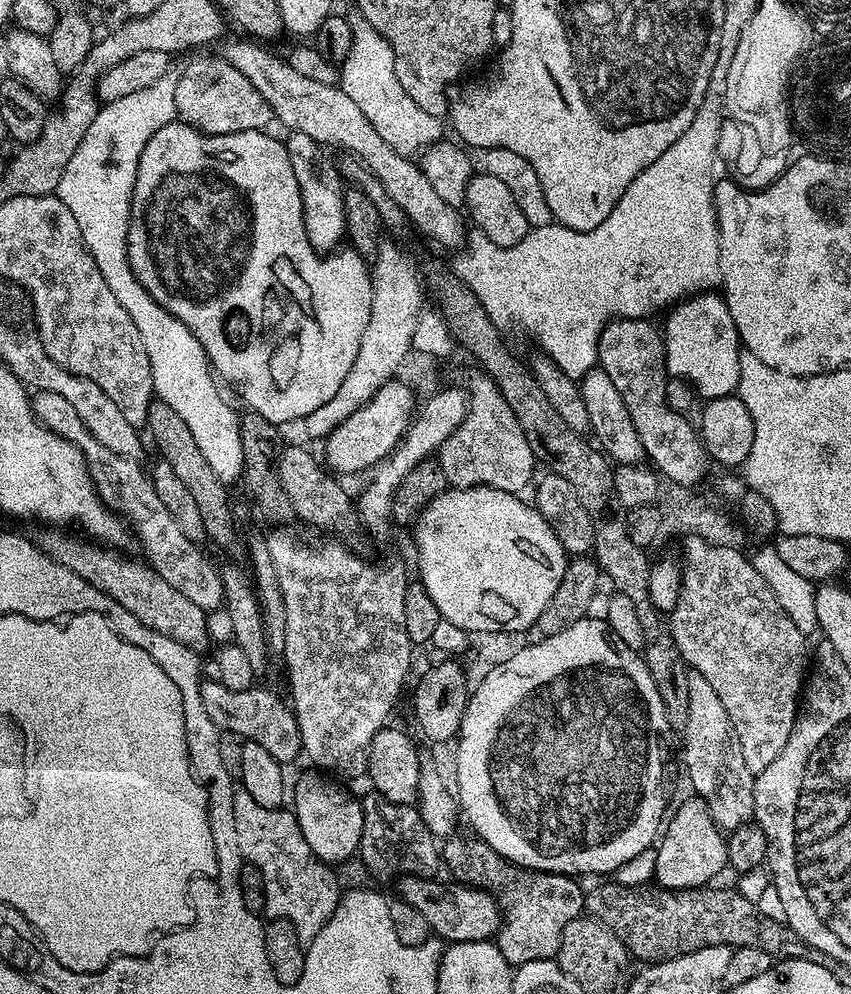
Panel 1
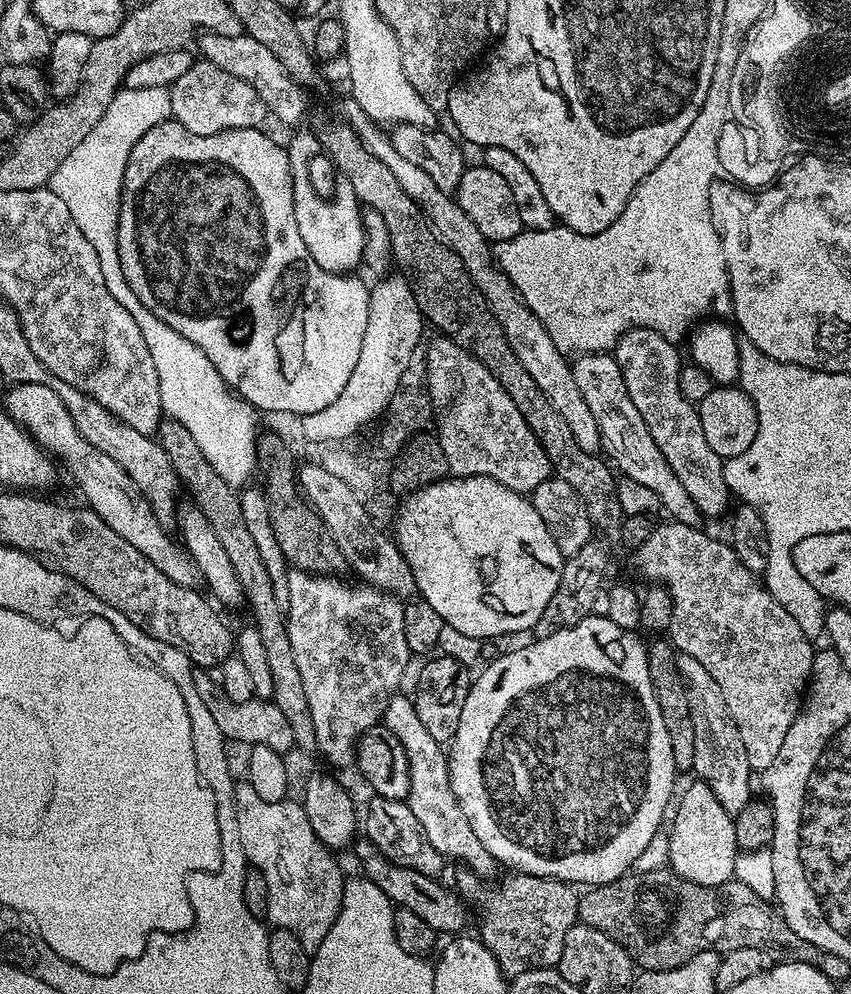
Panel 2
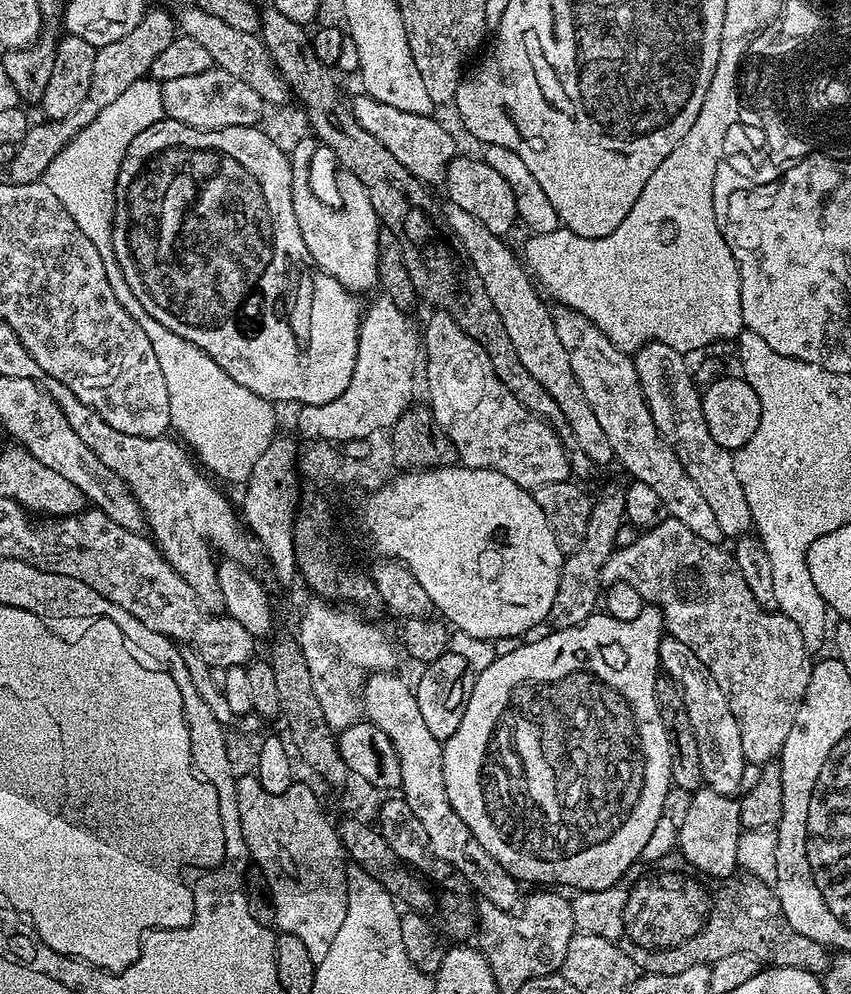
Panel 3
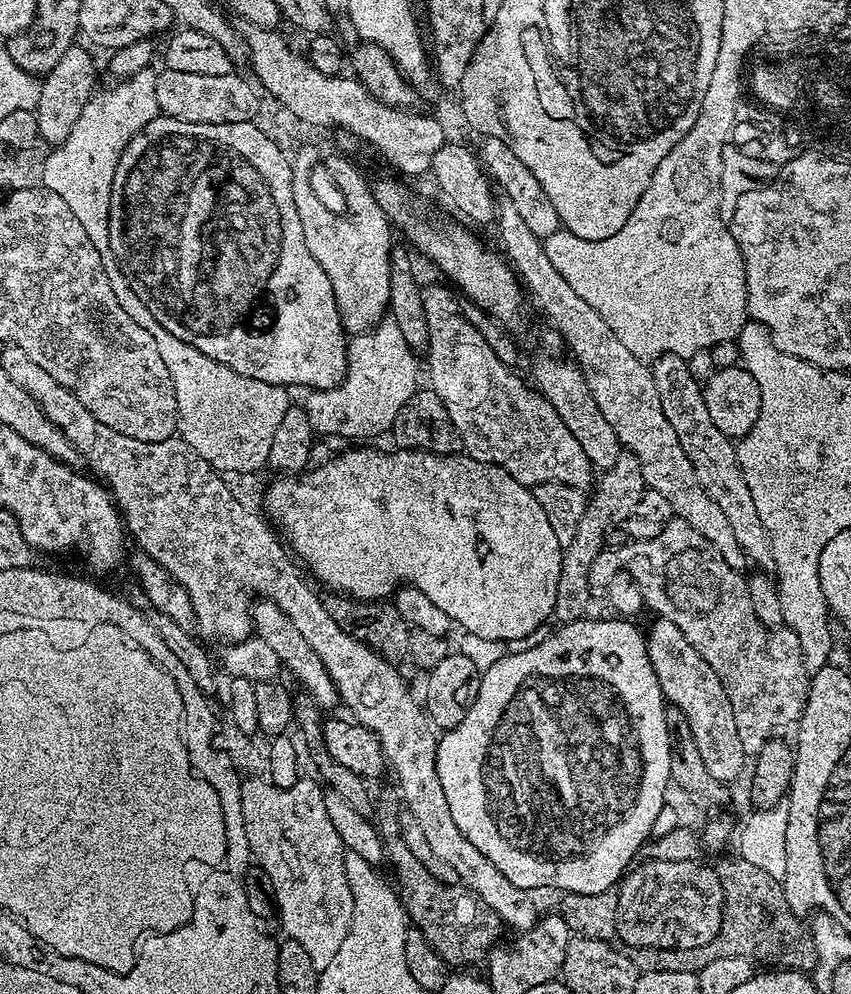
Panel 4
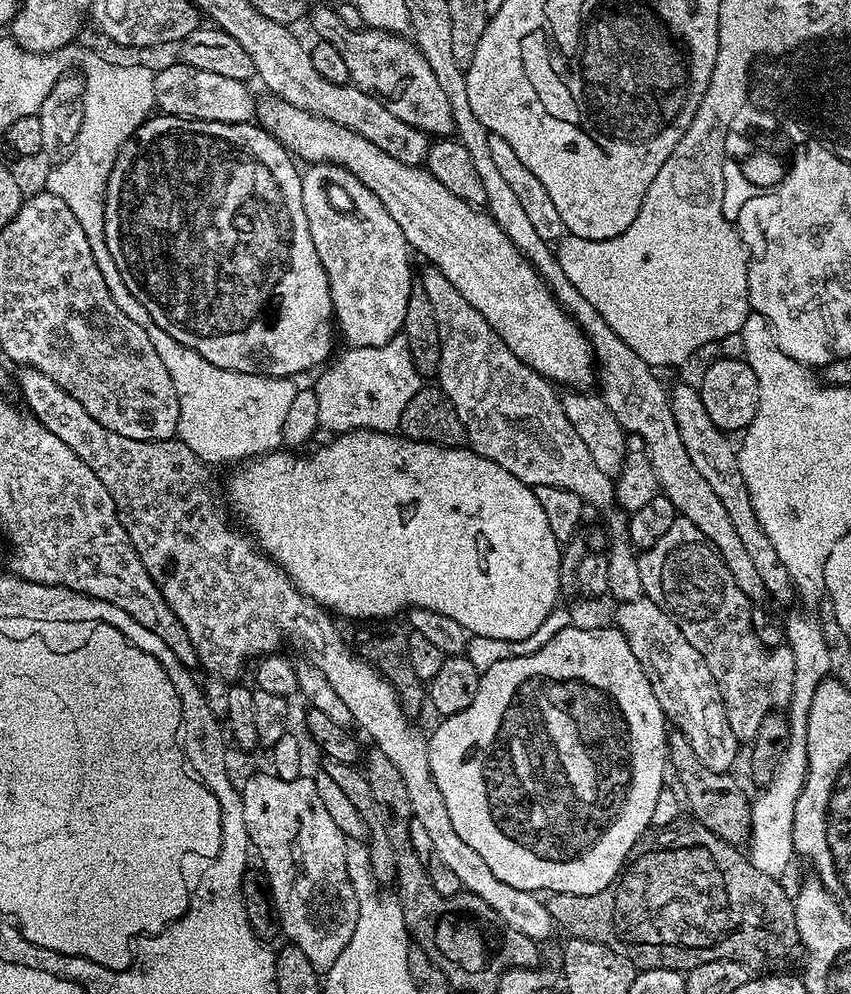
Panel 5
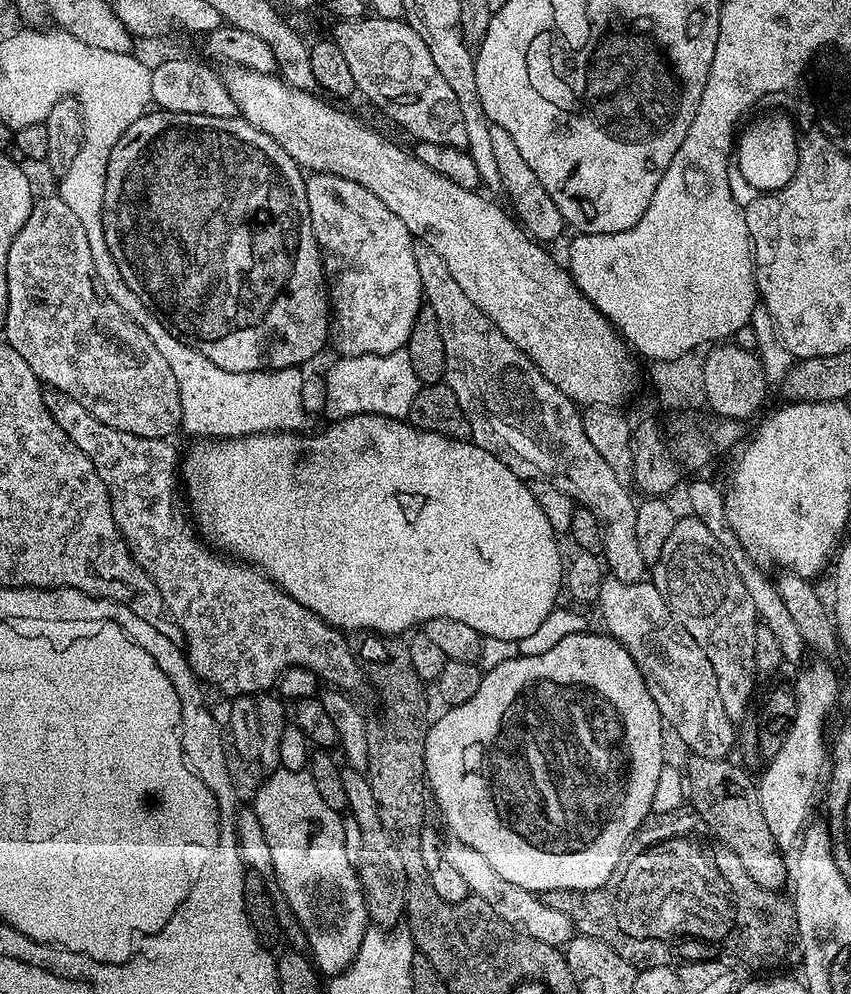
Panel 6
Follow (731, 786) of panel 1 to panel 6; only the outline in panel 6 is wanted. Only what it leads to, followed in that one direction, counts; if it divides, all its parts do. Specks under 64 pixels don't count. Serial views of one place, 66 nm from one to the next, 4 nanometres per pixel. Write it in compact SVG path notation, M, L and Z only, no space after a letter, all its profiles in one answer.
M606 578L602 582L602 590L598 601L600 616L604 619L607 635L613 636L620 645L634 658L642 678L646 682L646 690L650 690L650 698L654 698L654 706L658 706L660 718L669 729L676 731L676 736L689 748L692 756L723 760L731 757L732 747L738 744L737 725L726 714L726 706L722 706L722 698L718 695L718 678L714 678L714 666L706 659L706 654L686 634L686 630L672 616L668 603L658 594L651 582L627 584L621 580Z

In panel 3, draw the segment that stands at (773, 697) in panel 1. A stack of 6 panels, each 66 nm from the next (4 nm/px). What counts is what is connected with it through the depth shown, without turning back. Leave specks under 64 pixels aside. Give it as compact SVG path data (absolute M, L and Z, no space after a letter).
M666 518L658 526L641 531L638 542L634 542L625 548L617 548L606 558L606 566L602 566L600 575L601 585L607 586L614 582L626 582L642 594L642 598L649 604L656 604L664 615L667 635L678 638L678 642L686 642L694 654L714 674L714 682L722 686L722 694L726 694L726 702L730 702L730 710L734 710L734 718L738 722L738 734L742 734L742 754L749 765L763 766L769 762L775 761L780 755L782 746L786 742L786 734L790 734L790 726L794 726L794 718L798 718L798 706L802 706L802 698L806 694L806 686L810 686L810 674L814 663L810 655L810 649L806 642L802 642L802 630L790 618L786 618L783 612L764 608L758 602L754 602L754 594L750 594L750 586L746 586L746 578L742 578L742 570L738 570L735 555L731 551L723 552L724 548L719 544L711 544L703 538L698 538L689 527L684 526L682 522Z

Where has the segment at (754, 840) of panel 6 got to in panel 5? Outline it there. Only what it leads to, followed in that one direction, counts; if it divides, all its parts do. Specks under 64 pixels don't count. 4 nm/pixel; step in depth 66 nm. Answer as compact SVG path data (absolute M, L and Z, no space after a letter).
M675 730L668 733L668 759L671 771L676 771L675 783L686 801L687 811L689 808L696 815L693 816L695 823L706 826L714 835L720 836L733 846L739 845L739 840L747 841L752 823L750 796L740 789L735 775L715 772L707 766L702 766L702 762L698 762L698 754L690 750L690 742L686 742L684 735Z

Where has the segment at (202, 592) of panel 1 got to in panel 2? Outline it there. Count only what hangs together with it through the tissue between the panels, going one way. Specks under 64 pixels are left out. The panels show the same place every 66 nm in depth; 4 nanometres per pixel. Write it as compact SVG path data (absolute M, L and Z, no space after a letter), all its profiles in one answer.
M13 383L9 388L12 389L9 390L8 397L2 400L2 404L8 409L12 421L20 425L45 452L55 457L62 468L62 463L64 463L65 470L72 475L72 480L80 487L81 494L88 499L85 500L87 507L92 508L98 514L98 518L102 518L102 522L106 522L106 526L110 526L110 530L114 530L114 534L126 538L126 542L130 542L130 546L134 546L134 550L142 550L142 554L146 554L146 558L150 558L150 562L154 562L154 566L158 566L158 570L162 570L162 574L166 574L172 582L178 582L178 586L196 588L201 583L202 577L200 571L196 569L192 557L177 541L177 545L172 541L170 533L164 532L163 526L160 525L163 524L161 517L156 515L152 503L145 498L142 490L138 490L134 478L130 478L130 474L126 474L126 470L122 470L122 466L118 466L118 462L114 462L114 458L102 454L102 450L98 450L98 446L90 446L90 442L86 442L86 438L82 438L78 426L74 426L74 418L70 418L70 410L66 410L66 402L62 402L62 398L58 398L58 394L54 394L54 390L50 390L48 383Z

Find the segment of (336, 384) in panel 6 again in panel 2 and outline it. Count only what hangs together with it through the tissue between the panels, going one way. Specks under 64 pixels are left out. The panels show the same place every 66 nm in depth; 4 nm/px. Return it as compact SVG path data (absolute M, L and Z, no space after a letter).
M388 274L375 283L368 293L366 334L362 334L362 351L358 353L358 362L354 362L350 382L346 382L342 394L336 395L334 402L325 409L299 419L298 427L304 431L308 441L346 441L379 415L382 416L386 412L386 400L401 391L400 383L412 364L412 355L420 344L426 321L412 293L412 285L403 275Z

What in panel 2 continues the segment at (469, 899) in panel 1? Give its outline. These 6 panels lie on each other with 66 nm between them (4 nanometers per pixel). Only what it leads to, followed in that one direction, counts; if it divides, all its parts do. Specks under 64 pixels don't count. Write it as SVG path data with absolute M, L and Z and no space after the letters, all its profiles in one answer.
M360 838L355 841L356 856L360 859L359 871L377 888L390 898L390 902L396 908L405 908L412 913L418 914L426 926L430 926L437 934L452 932L448 934L460 934L465 931L468 924L469 905L451 887L448 888L437 877L418 874L418 870L410 870L406 866L398 866L390 862L380 851L369 842L367 838Z

